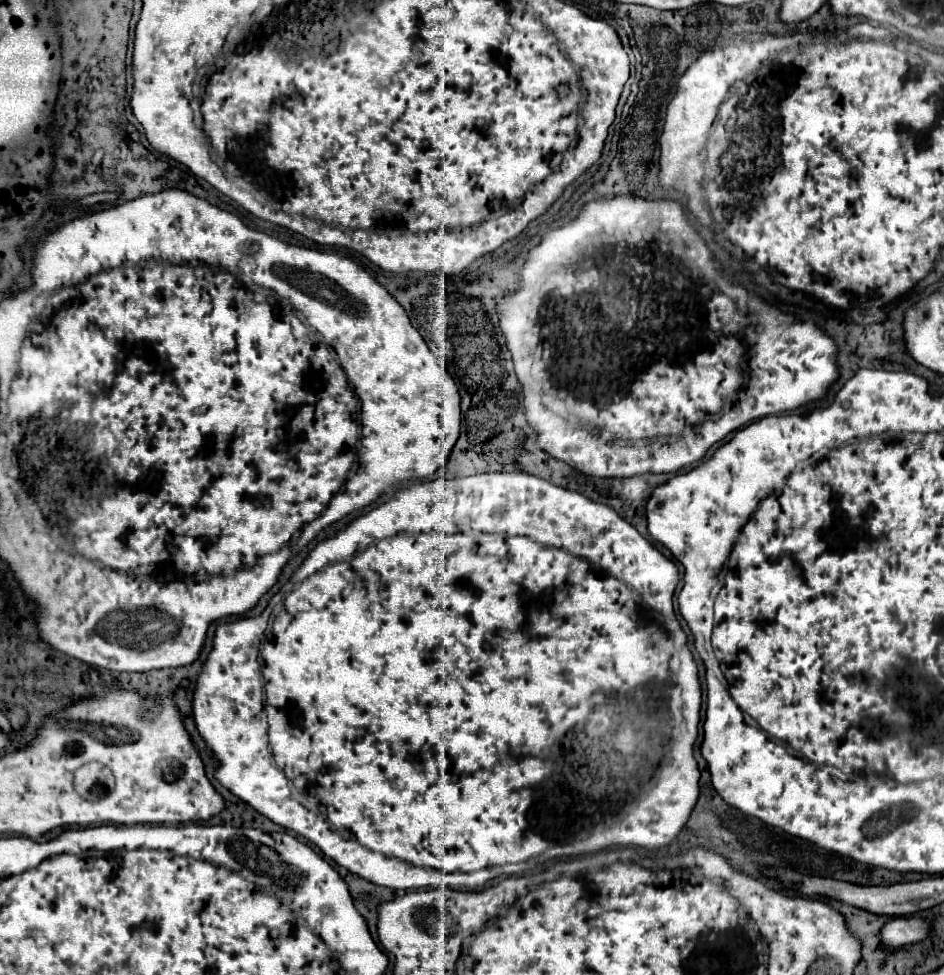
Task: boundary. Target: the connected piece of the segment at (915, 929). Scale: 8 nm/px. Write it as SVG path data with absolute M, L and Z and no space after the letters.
M894 919L882 929L882 943L888 947L902 947L928 935L928 921L922 919Z

